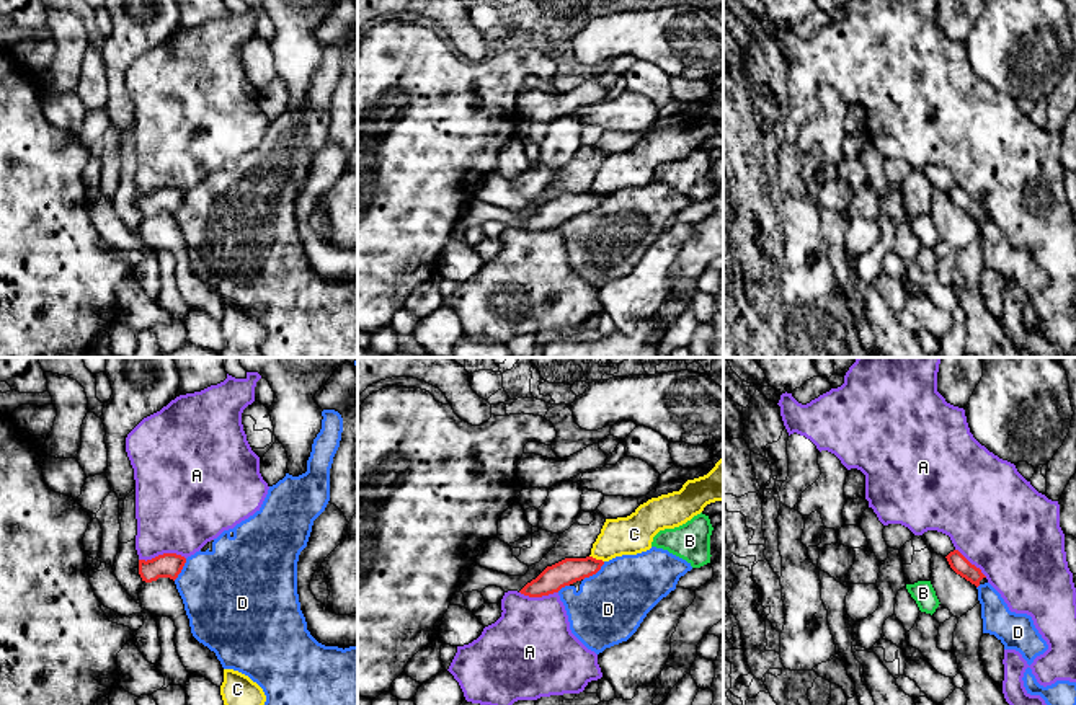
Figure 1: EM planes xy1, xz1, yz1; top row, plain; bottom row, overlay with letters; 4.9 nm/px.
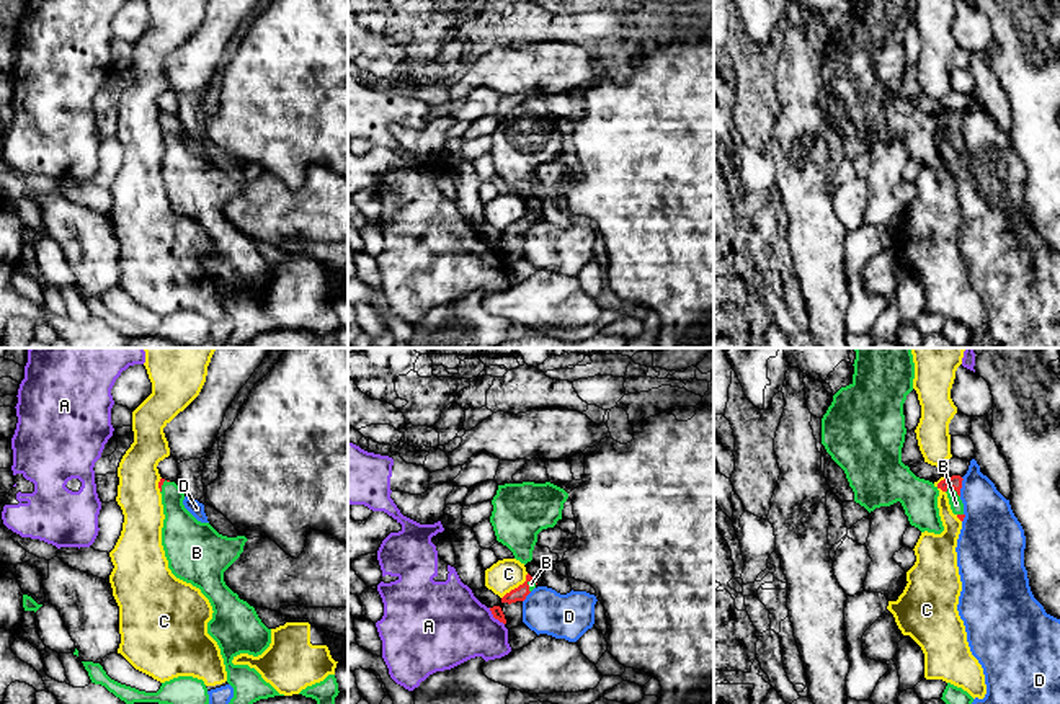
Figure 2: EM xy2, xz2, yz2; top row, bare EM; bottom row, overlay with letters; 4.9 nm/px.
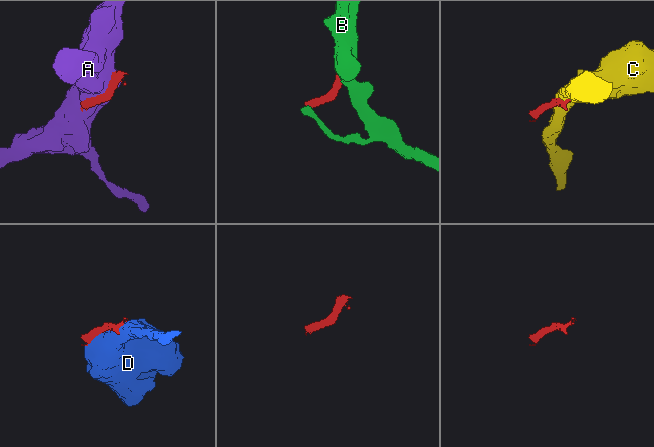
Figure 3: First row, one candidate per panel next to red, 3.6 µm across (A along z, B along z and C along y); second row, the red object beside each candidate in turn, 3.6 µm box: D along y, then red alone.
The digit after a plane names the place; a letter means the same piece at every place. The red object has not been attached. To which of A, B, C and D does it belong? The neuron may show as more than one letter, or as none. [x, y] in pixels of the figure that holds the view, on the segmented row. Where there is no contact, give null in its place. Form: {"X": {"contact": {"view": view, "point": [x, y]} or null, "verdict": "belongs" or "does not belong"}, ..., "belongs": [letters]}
{"A": {"contact": {"view": "xy1", "point": [164, 554]}, "verdict": "does not belong"}, "B": {"contact": {"view": "yz2", "point": [954, 489]}, "verdict": "belongs"}, "C": {"contact": {"view": "xz2", "point": [518, 587]}, "verdict": "does not belong"}, "D": {"contact": {"view": "xz1", "point": [595, 573]}, "verdict": "does not belong"}, "belongs": ["B"]}

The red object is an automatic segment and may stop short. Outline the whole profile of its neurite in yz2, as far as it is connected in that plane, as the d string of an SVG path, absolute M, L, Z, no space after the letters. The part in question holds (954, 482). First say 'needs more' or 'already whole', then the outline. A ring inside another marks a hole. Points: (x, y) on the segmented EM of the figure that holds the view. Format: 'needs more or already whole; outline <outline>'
needs more; outline M853 348L853 382L841 387L822 418L822 444L844 470L854 501L869 513L902 503L921 532L944 531L938 497L946 492L952 513L964 521L962 477L934 485L902 462L903 403L913 390L911 348Z

